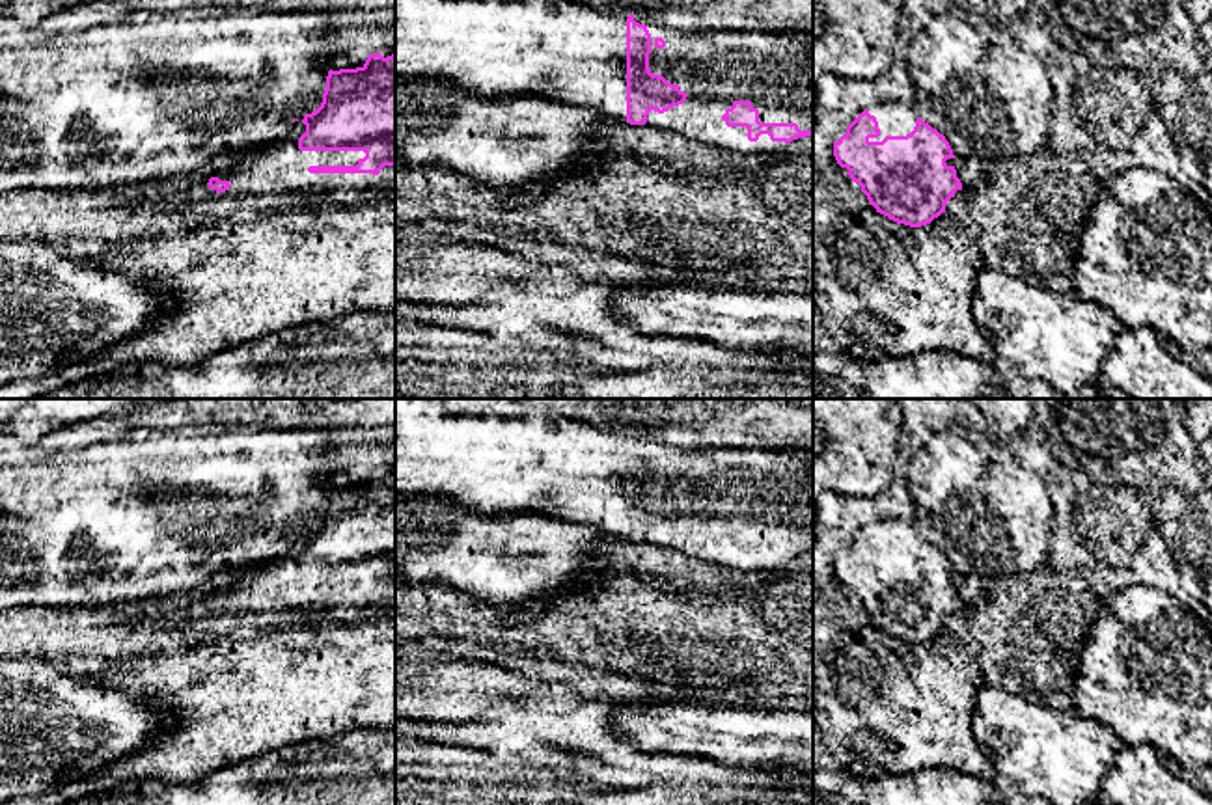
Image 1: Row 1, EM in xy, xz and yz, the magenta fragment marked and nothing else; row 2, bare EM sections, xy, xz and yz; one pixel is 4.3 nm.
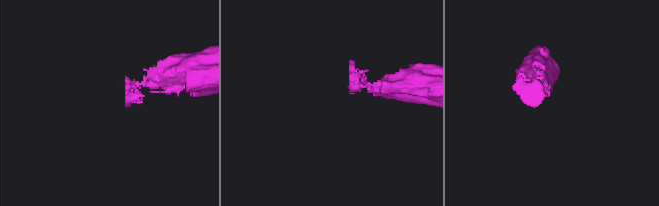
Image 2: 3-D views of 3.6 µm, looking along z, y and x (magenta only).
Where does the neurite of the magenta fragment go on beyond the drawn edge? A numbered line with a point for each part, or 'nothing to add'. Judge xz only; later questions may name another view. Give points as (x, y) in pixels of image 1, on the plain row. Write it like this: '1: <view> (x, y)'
1: xz (715, 485)

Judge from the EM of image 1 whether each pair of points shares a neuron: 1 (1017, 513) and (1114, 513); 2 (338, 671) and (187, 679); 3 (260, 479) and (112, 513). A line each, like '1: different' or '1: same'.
1: different
2: same
3: same

